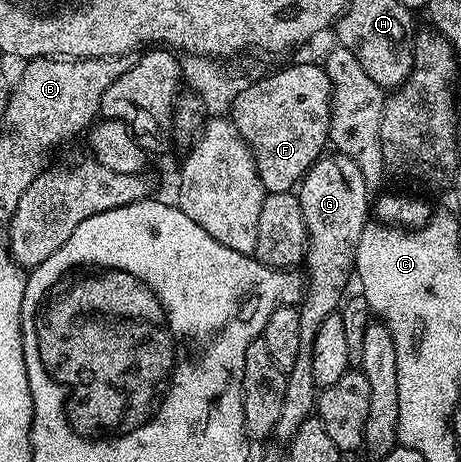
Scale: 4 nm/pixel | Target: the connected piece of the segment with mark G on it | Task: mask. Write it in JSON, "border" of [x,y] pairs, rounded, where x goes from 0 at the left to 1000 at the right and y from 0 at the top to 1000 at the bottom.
{"border":[[[707,329],[662,372],[642,411],[644,437],[657,457],[657,483],[670,511],[657,558],[662,639],[649,662],[649,777],[623,803],[614,883],[605,887],[599,952],[625,959],[681,892],[692,848],[675,805],[679,736],[709,682],[733,675],[751,641],[748,615],[770,582],[779,515],[805,478],[805,411],[792,398],[787,370],[748,331]]]}

